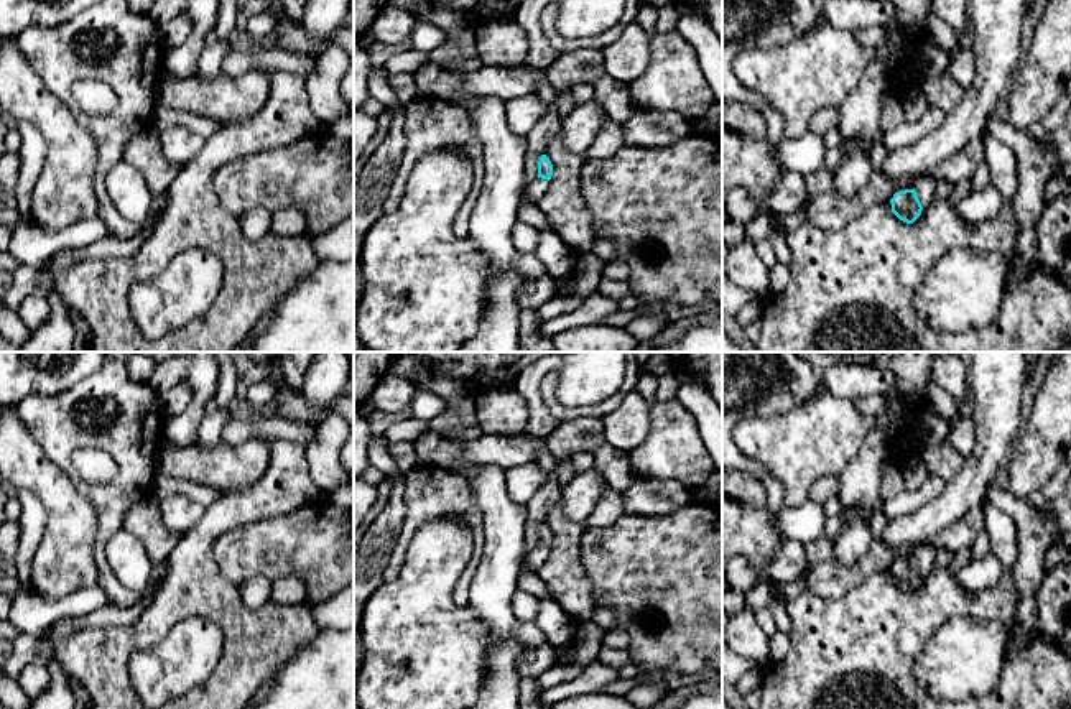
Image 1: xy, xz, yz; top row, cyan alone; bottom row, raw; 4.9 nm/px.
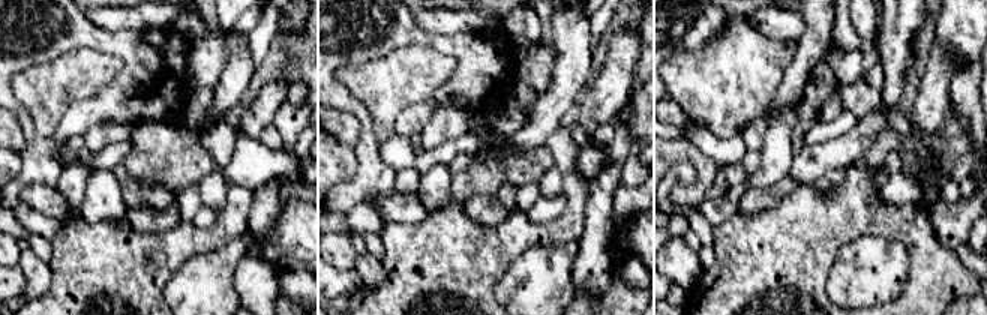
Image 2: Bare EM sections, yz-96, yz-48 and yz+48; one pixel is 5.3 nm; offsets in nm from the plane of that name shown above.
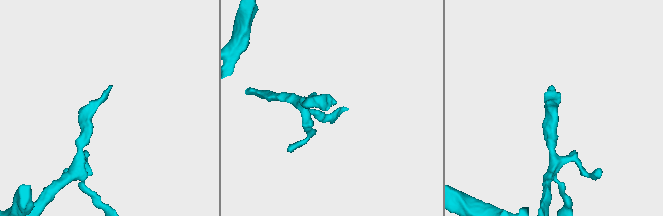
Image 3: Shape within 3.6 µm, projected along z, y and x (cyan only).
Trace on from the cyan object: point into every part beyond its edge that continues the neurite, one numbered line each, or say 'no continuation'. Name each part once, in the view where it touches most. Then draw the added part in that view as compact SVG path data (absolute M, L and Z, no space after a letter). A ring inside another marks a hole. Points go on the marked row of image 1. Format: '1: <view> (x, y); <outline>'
1: yz (923, 185); M928 174L916 176L913 188L923 207L928 207L934 202L934 181Z

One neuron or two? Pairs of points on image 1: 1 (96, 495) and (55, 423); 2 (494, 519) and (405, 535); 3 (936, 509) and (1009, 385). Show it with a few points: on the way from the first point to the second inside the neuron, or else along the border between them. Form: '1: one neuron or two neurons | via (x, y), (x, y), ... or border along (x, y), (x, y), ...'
1: one neuron | via (124, 476), (124, 458), (106, 440), (84, 435)
2: two neurons | border along (471, 484), (481, 512), (484, 535), (481, 561)
3: one neuron | via (968, 482), (979, 471), (994, 446), (996, 417)

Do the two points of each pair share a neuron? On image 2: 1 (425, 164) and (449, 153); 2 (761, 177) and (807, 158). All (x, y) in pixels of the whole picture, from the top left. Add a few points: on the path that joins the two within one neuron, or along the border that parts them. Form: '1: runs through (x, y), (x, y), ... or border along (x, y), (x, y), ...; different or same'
1: runs through (431, 158), (443, 153); same
2: border along (795, 156), (788, 174); different

